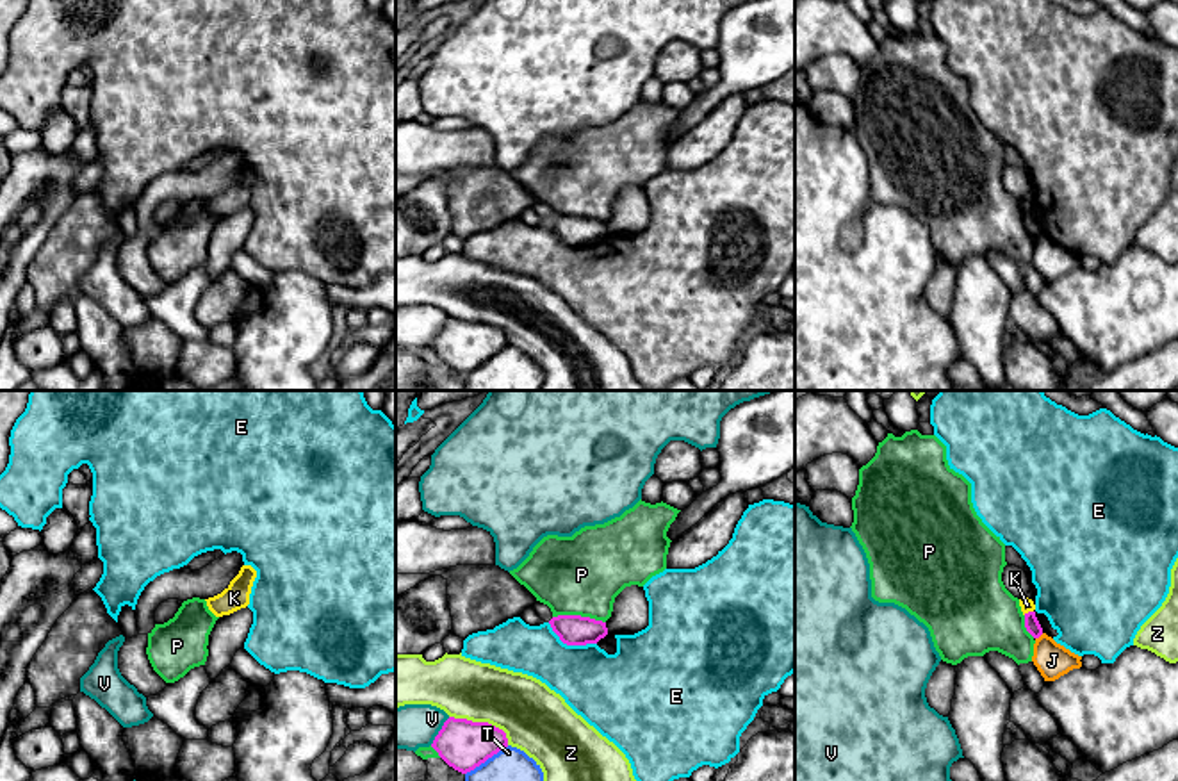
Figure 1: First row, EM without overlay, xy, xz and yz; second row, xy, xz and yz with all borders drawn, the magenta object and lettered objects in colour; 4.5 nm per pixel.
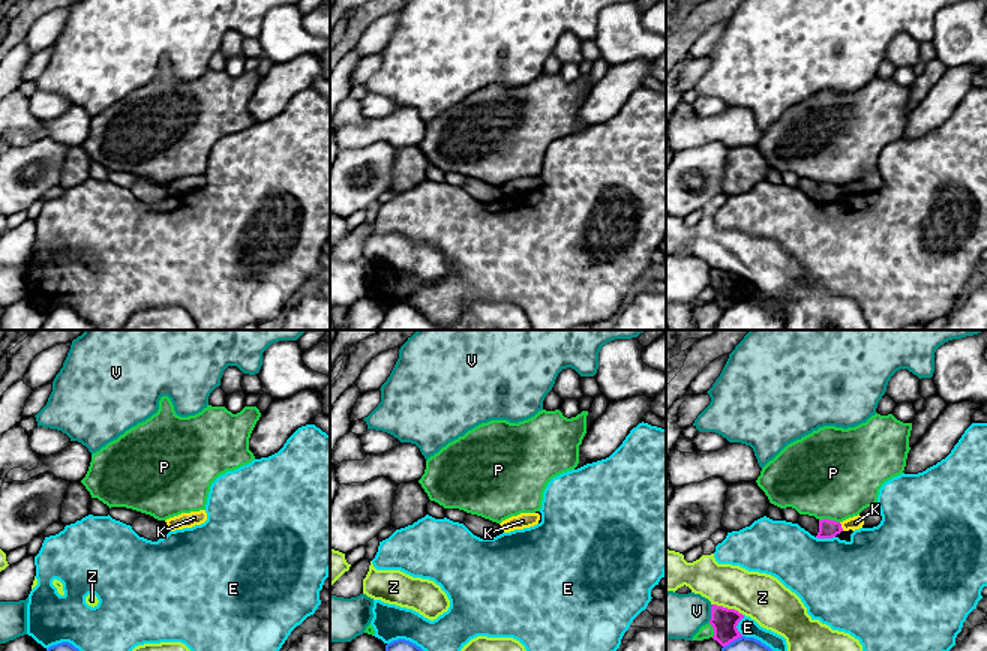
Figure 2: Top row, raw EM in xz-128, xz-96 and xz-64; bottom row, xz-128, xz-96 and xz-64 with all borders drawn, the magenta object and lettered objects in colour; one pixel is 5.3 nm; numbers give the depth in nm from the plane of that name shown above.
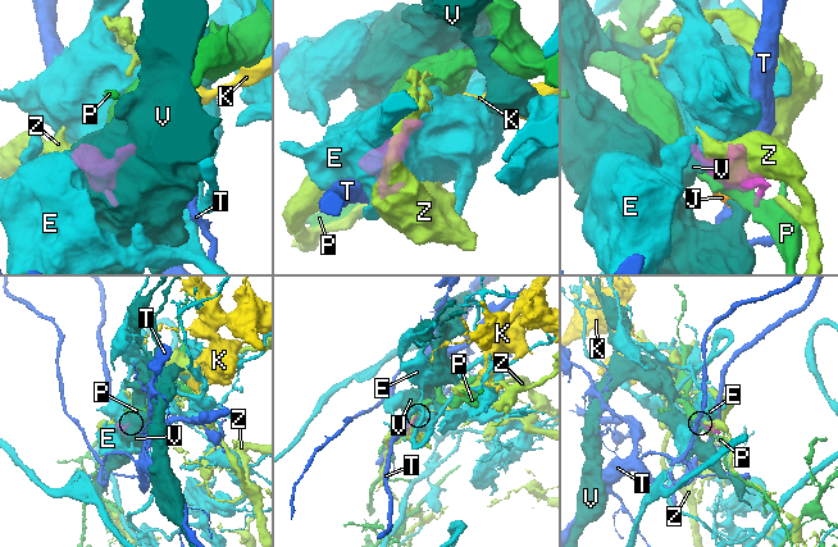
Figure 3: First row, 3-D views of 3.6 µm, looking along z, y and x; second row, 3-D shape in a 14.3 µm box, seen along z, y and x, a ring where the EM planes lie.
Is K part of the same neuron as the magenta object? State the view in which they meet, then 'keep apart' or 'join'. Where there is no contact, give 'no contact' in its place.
yz | keep apart

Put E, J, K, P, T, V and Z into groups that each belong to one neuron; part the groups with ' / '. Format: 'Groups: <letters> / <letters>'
Groups: E / J V / K / P / T / Z

